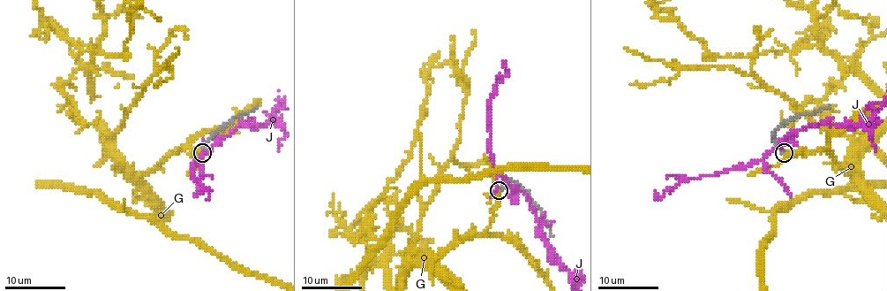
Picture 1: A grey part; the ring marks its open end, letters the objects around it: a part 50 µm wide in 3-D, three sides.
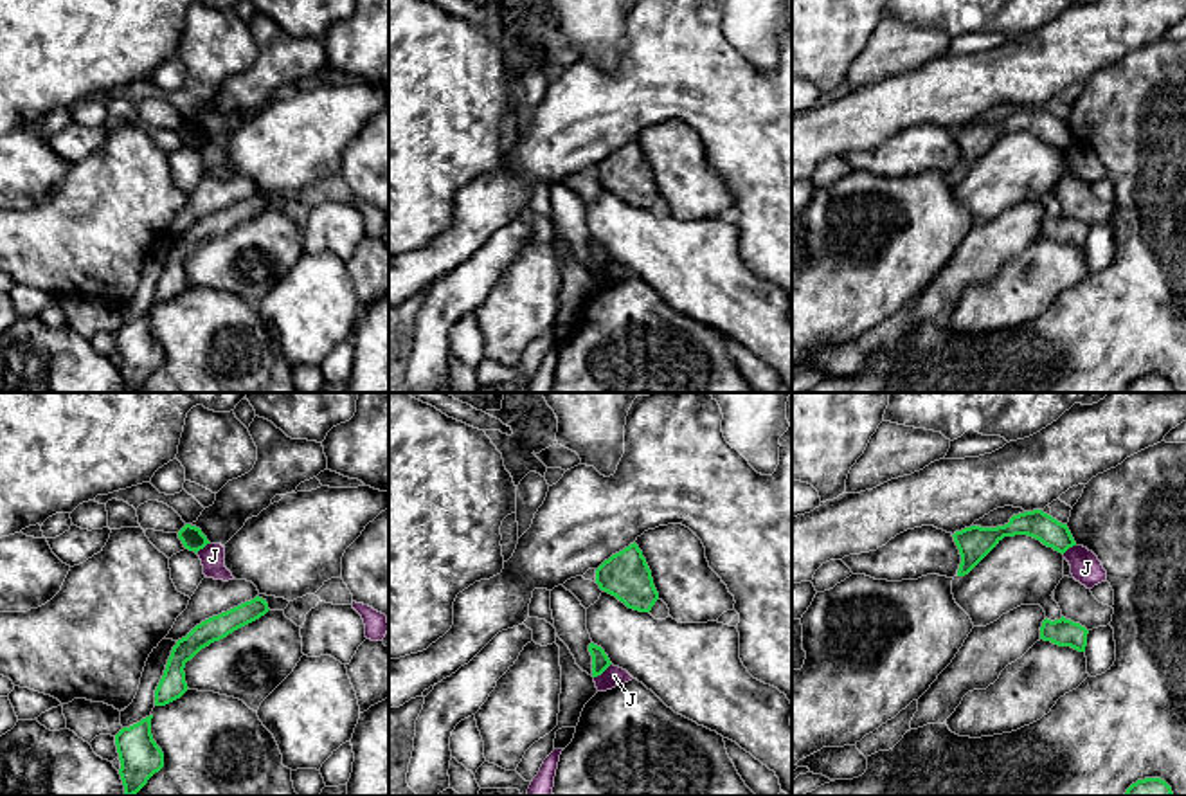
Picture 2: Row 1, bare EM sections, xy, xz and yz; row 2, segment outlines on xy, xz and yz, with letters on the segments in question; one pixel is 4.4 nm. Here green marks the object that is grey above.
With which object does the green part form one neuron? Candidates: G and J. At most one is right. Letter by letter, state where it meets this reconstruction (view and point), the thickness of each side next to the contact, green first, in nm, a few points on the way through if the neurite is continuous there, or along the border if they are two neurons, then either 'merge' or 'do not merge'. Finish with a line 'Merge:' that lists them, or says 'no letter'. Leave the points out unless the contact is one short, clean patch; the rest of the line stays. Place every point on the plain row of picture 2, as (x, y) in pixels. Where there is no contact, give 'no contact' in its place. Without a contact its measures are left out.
G: no contact | do not merge
J: xz (601, 269) | 80/90 nm | along xz (610, 260), (594, 274) | do not merge
Merge: no letter

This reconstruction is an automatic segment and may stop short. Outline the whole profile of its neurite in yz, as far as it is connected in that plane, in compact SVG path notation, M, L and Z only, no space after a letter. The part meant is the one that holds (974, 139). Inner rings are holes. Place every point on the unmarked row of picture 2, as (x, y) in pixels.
M1042 106L1013 112L997 124L970 122L956 128L954 139L961 151L957 173L968 171L1004 133L1028 131L1058 149L1076 142L1067 121L1058 119Z

